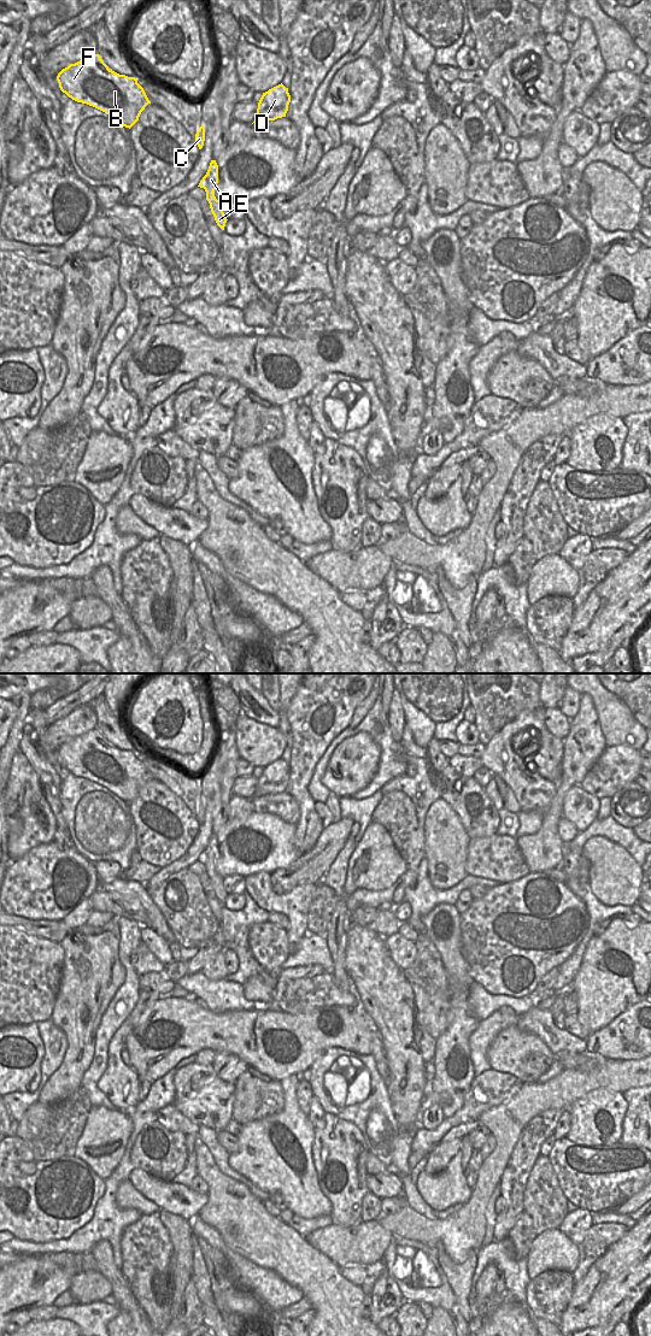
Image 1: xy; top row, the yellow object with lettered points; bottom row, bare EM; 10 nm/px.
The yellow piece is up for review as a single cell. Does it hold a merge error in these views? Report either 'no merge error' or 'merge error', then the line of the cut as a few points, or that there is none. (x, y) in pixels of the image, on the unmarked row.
merge error | xy (215, 872), (212, 876), (209, 876)

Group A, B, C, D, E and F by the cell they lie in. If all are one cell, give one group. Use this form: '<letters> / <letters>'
A B C D F / E

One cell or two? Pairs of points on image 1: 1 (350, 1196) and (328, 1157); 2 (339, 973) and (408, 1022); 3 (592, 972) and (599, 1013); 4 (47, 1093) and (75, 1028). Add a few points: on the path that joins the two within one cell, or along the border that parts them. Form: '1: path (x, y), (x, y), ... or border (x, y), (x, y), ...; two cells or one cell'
1: path (349, 1184), (347, 1169), (340, 1160); one cell
2: border (344, 957), (345, 971), (359, 998); two cells
3: path (599, 982), (599, 1004); one cell
4: path (63, 1077), (74, 1064), (75, 1043); one cell

